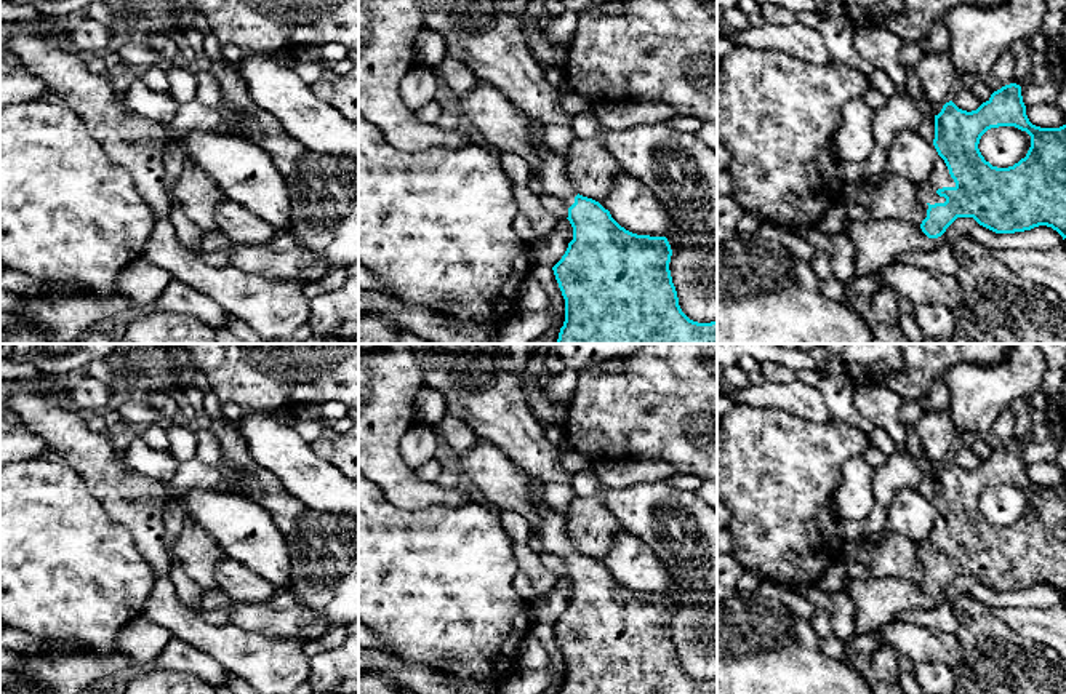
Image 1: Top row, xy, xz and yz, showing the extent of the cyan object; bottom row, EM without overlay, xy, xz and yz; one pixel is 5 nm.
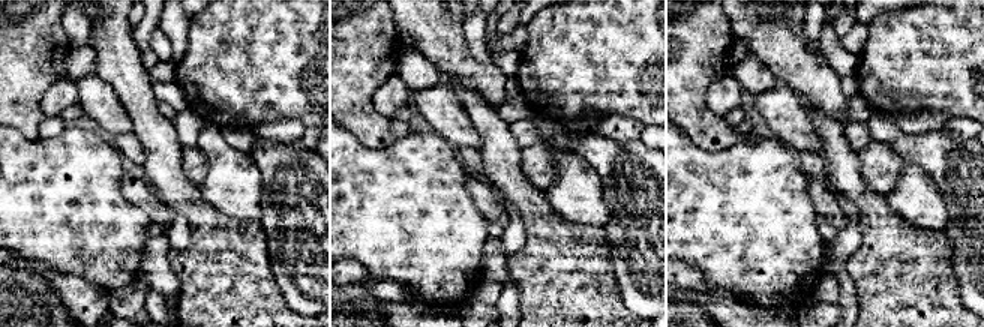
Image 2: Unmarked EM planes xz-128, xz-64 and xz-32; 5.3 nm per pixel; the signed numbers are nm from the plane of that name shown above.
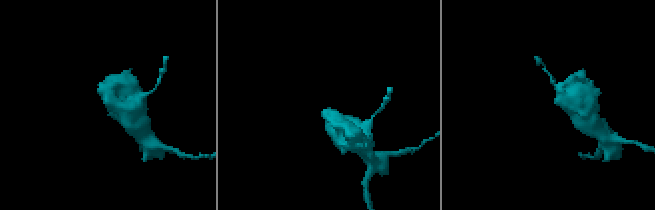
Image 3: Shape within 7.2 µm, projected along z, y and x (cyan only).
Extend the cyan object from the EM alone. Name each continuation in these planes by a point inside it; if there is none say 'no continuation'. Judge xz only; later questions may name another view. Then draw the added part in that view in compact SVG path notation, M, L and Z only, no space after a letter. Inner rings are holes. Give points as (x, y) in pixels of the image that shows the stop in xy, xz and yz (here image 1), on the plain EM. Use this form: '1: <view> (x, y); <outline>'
1: xz (553, 533); M530 475L528 478L533 489L533 497L536 501L536 509L541 515L541 528L538 531L538 536L543 542L543 550L546 553L560 556L567 566L570 566L575 561L578 548L567 532L567 515L555 513L549 509L544 501L546 485L541 480Z

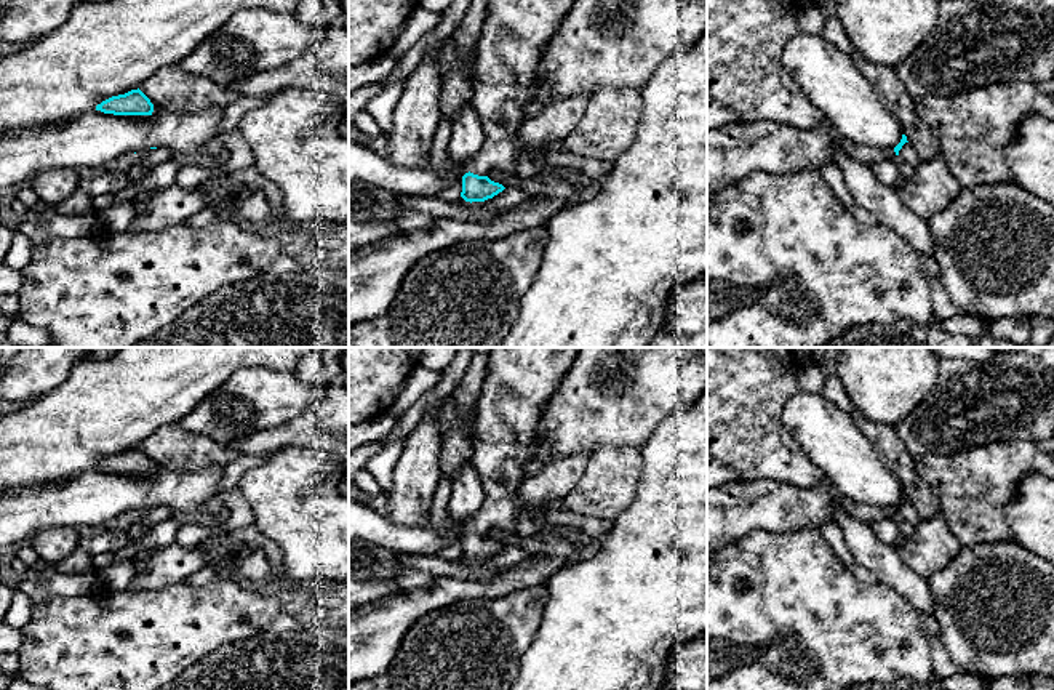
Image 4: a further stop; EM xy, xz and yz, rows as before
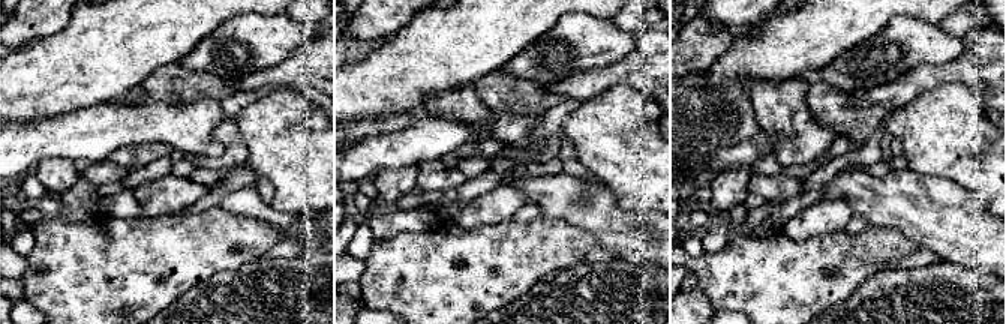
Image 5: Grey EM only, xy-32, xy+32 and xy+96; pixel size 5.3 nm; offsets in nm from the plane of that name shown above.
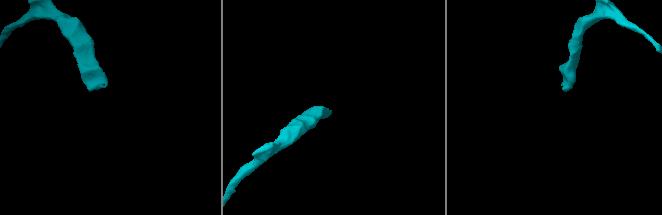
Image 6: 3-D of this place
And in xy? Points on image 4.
1: xy (149, 516); M166 506L144 507L139 511L125 511L112 520L112 527L117 530L126 532L131 525L141 524L144 527L154 527L166 519L171 519L174 514L173 509Z

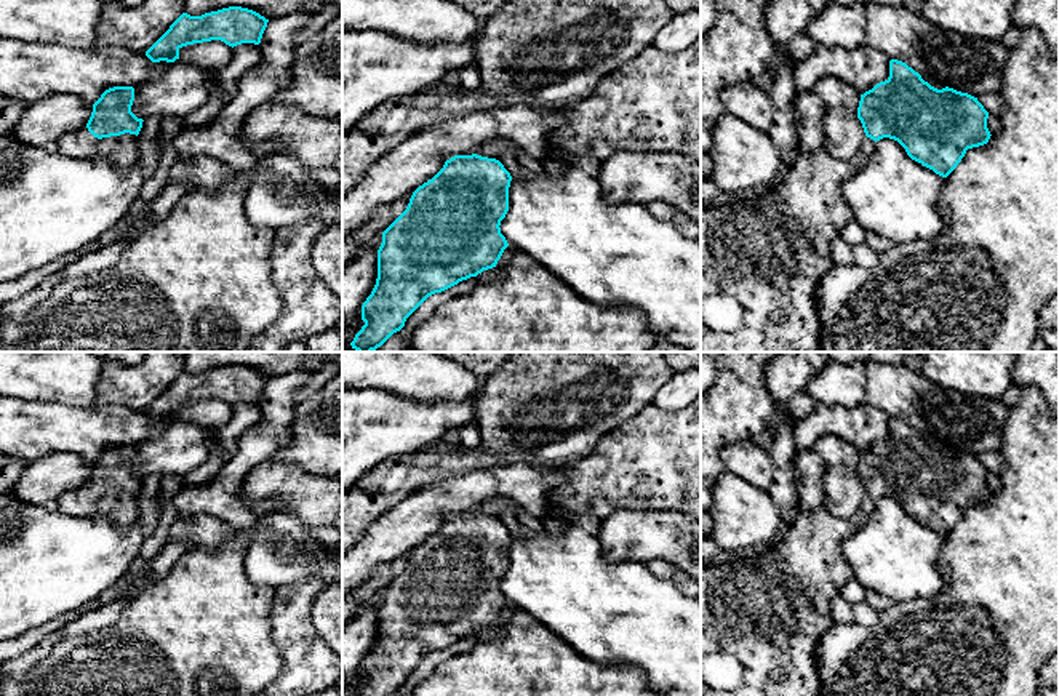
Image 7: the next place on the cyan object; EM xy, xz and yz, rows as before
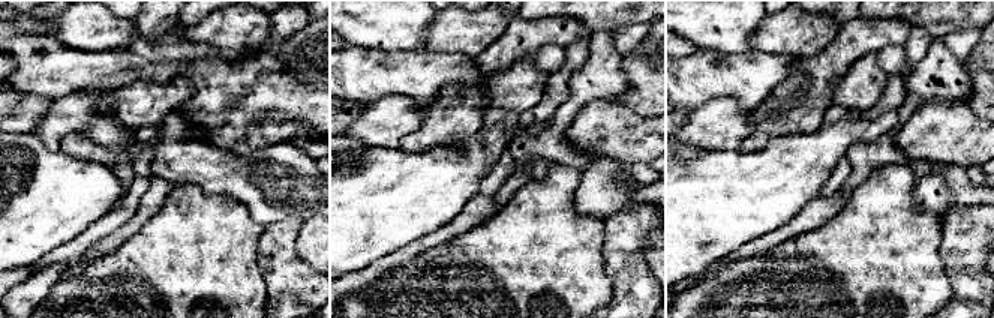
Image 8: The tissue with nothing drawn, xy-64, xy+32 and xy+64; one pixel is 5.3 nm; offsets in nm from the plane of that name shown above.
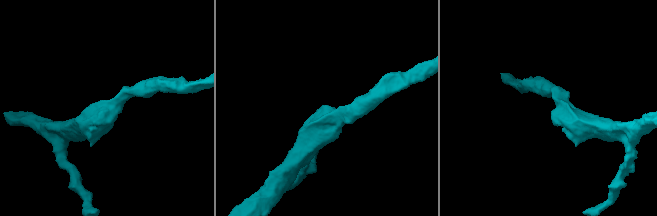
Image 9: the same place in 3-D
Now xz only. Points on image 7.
no continuation

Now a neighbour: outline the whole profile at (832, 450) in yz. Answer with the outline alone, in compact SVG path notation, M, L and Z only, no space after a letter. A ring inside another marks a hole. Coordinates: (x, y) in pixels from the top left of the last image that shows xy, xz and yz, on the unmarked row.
M824 435L814 443L813 451L825 466L840 466L849 474L857 474L861 453L849 442L837 435Z

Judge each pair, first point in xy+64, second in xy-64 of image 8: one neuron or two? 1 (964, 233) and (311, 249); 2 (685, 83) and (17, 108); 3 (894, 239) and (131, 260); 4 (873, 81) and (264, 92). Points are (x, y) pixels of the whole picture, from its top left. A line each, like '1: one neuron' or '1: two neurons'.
1: two neurons
2: two neurons
3: one neuron
4: two neurons

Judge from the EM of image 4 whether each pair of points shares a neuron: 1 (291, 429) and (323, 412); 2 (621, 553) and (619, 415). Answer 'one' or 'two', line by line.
1: one
2: two

